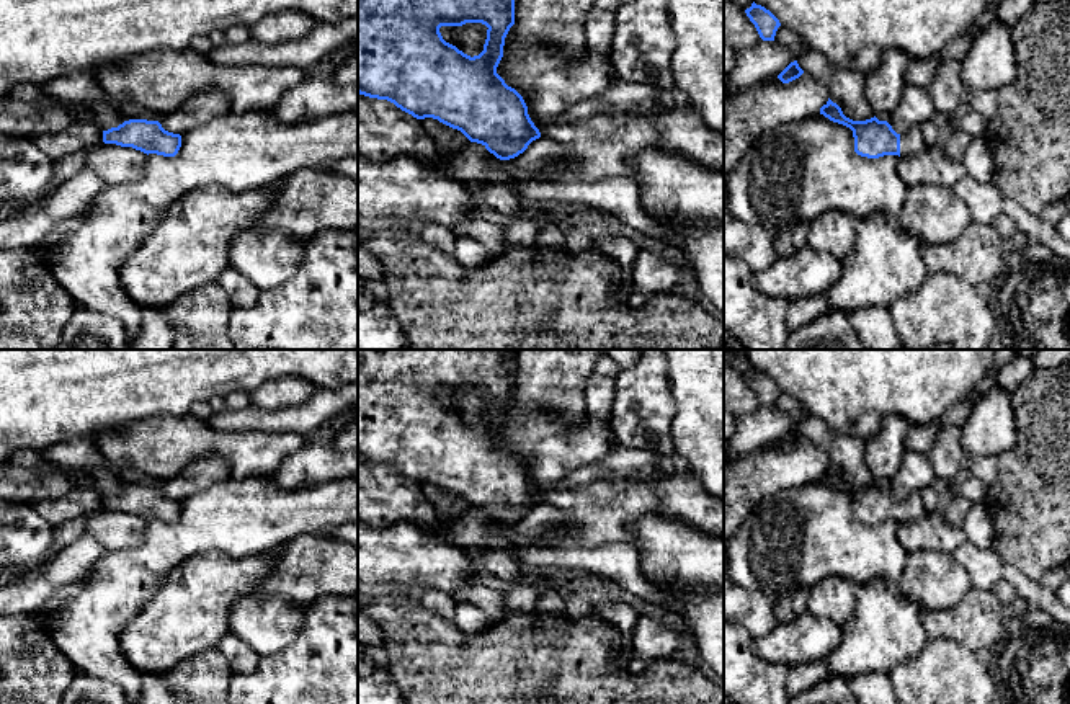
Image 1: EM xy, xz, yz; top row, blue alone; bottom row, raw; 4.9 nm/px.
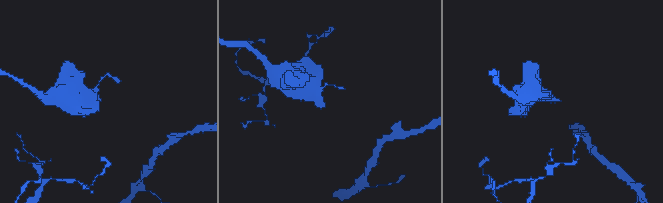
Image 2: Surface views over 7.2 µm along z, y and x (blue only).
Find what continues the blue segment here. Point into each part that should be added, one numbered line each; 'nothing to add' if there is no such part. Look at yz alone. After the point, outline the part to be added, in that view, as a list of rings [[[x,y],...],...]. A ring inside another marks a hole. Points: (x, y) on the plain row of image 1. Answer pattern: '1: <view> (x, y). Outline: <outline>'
1: yz (912, 508). Outline: [[[912,492],[908,497],[900,500],[900,521],[912,523],[918,521],[926,515],[926,508],[921,500],[921,492]]]

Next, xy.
nothing to add

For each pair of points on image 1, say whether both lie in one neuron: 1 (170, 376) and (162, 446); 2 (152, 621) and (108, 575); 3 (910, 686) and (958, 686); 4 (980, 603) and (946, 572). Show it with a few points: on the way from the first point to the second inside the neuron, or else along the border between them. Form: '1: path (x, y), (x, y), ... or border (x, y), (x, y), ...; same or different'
1: border (188, 414), (152, 415), (128, 423); different
2: border (165, 580), (128, 621), (118, 641); different
3: path (922, 686), (946, 686); same
4: border (971, 587), (956, 605), (933, 610); different

